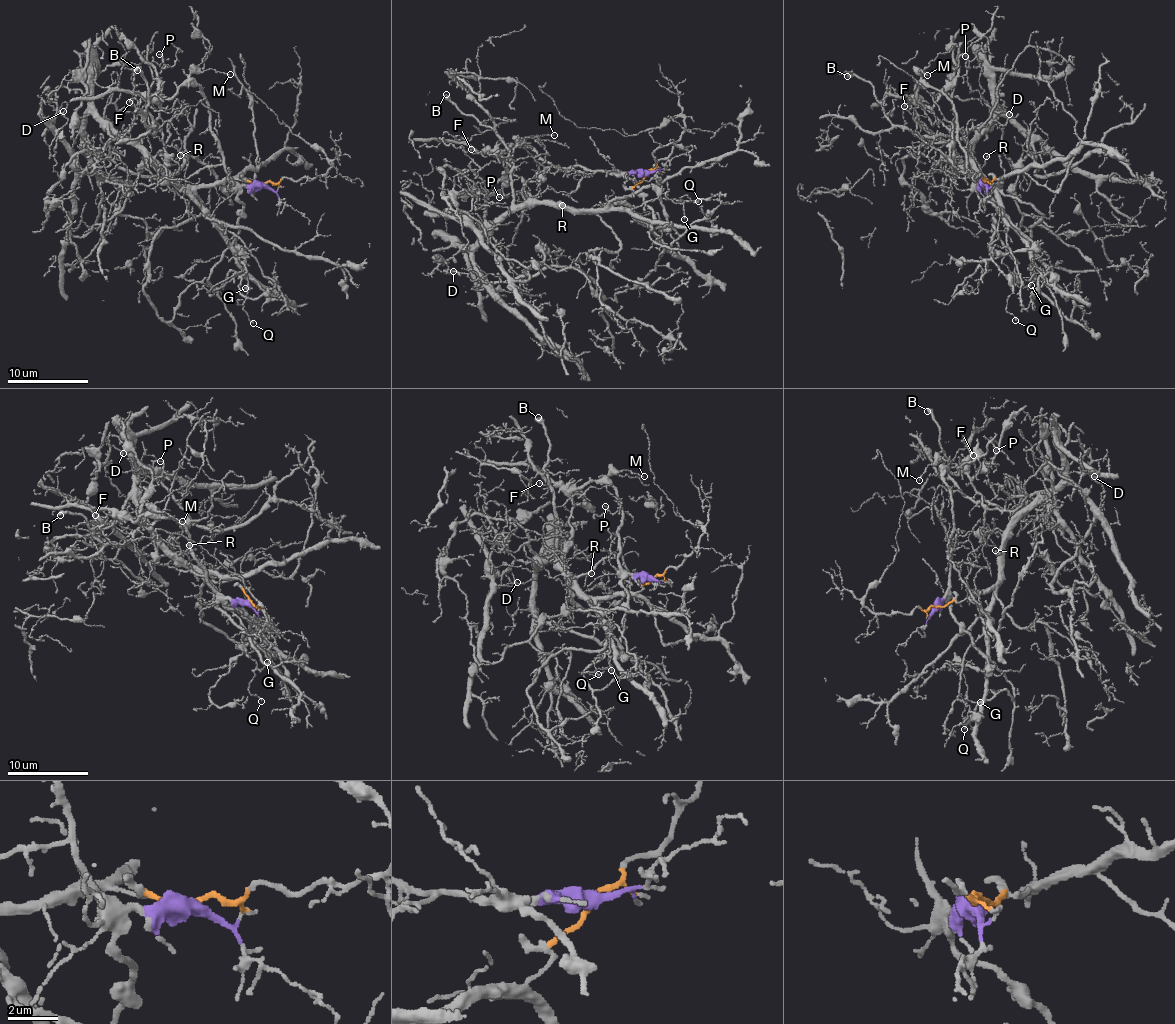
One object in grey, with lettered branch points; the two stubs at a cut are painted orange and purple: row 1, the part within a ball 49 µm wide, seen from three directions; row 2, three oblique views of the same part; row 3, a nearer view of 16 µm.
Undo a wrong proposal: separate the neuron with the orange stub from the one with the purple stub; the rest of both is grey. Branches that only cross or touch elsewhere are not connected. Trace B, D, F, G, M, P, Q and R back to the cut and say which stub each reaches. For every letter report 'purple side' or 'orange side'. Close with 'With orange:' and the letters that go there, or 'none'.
B: orange side
D: orange side
F: purple side
G: purple side
M: purple side
P: purple side
Q: purple side
R: orange side
With orange: B, D, R

